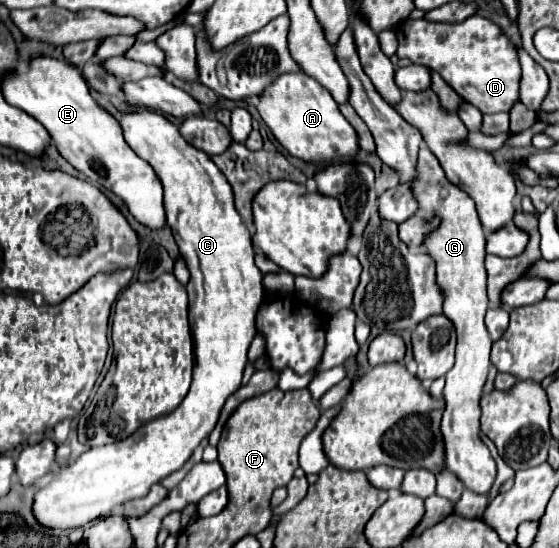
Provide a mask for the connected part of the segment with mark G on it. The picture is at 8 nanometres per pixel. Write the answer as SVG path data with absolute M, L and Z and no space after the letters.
M421 148L417 160L417 174L411 182L413 196L419 204L417 214L431 222L439 218L439 226L427 232L421 252L429 254L435 262L437 286L443 294L443 314L451 320L457 332L457 354L455 366L445 374L445 412L441 420L441 436L445 446L445 464L455 476L463 482L465 488L487 494L493 480L495 480L495 462L489 454L489 448L479 438L479 398L481 390L487 382L487 368L489 368L489 352L491 352L491 338L483 324L487 312L487 272L485 272L485 230L477 218L475 202L457 186L447 182L443 168L439 166L437 158L431 150Z

